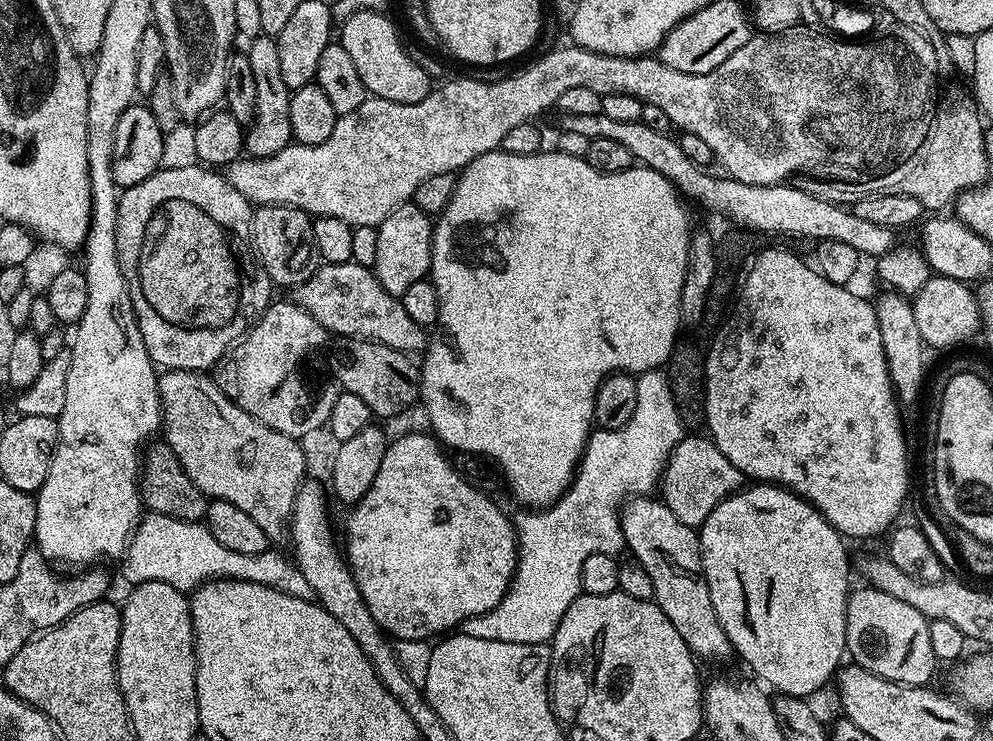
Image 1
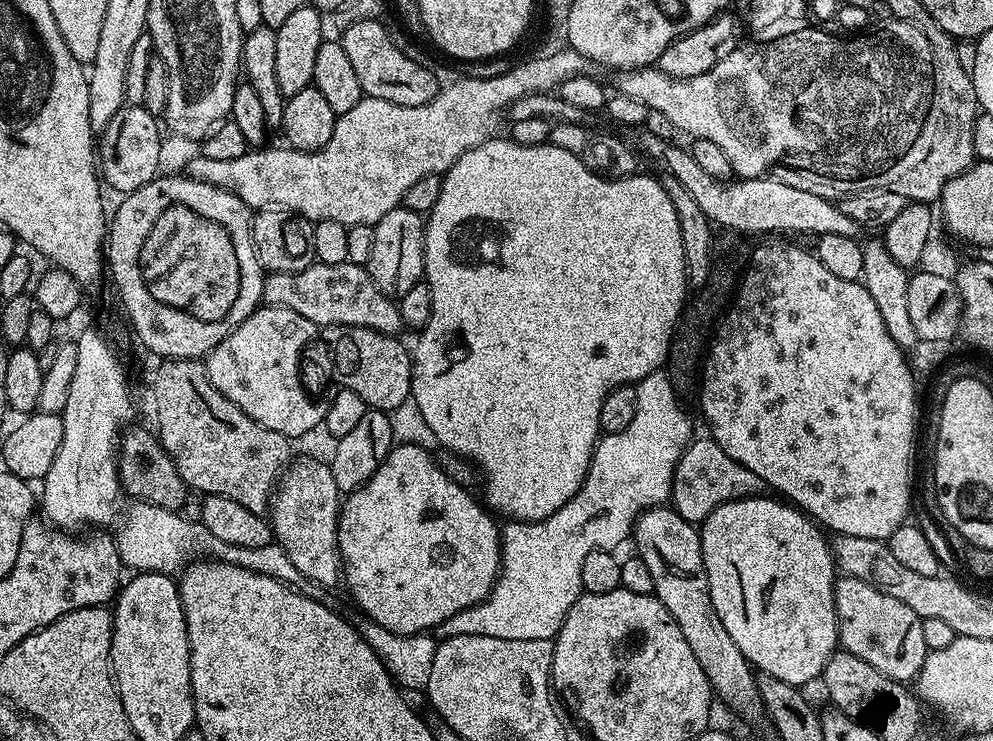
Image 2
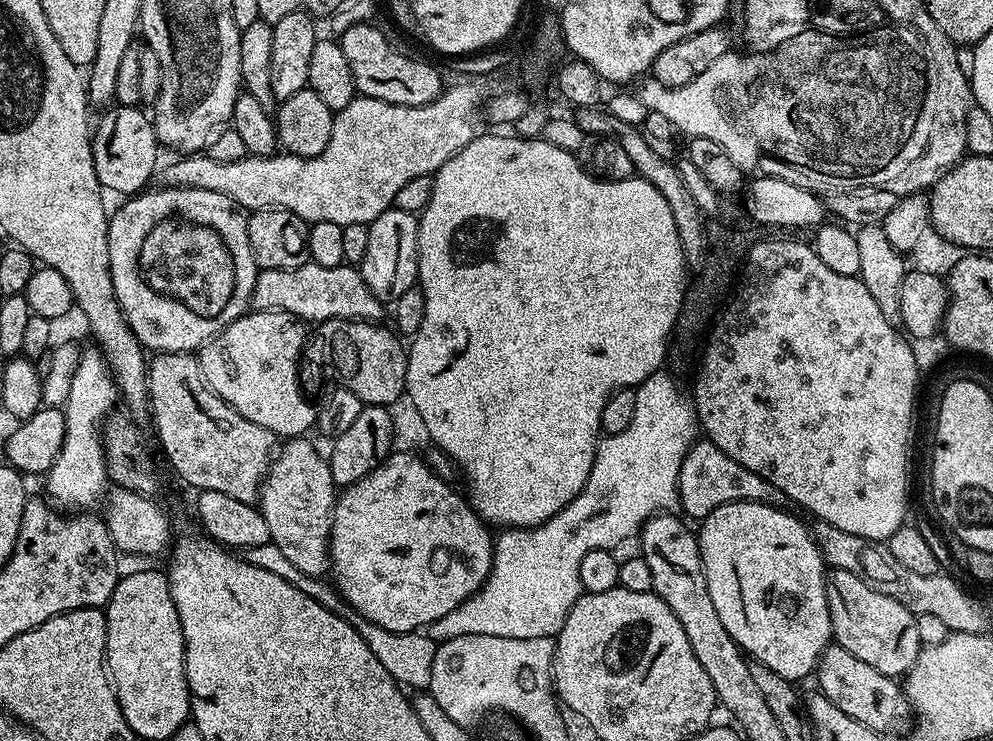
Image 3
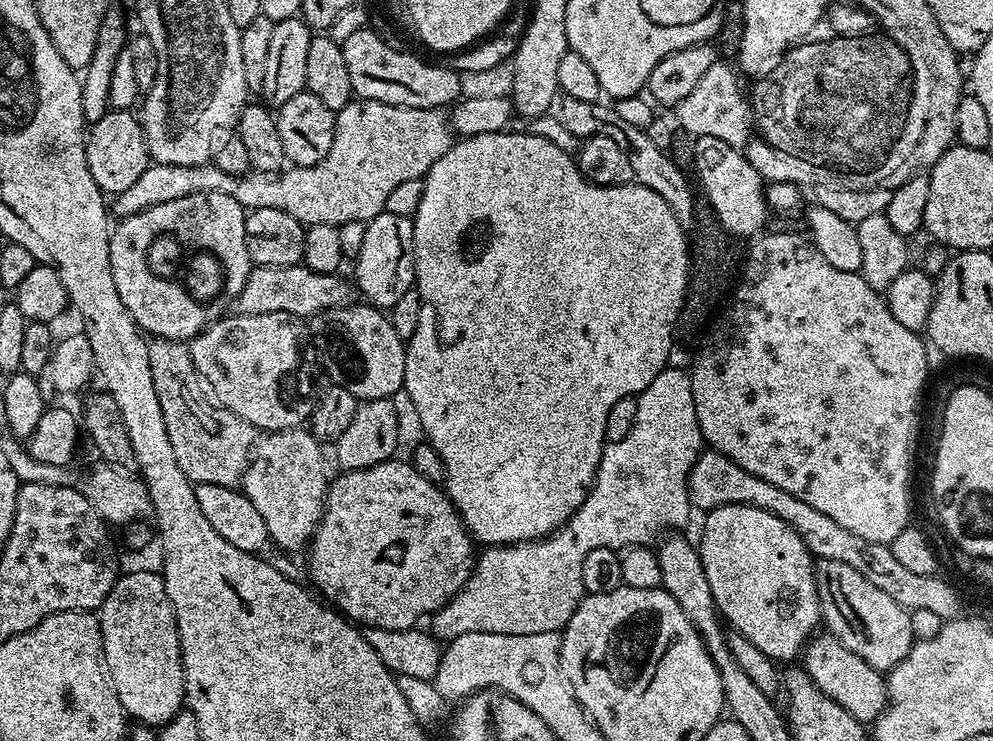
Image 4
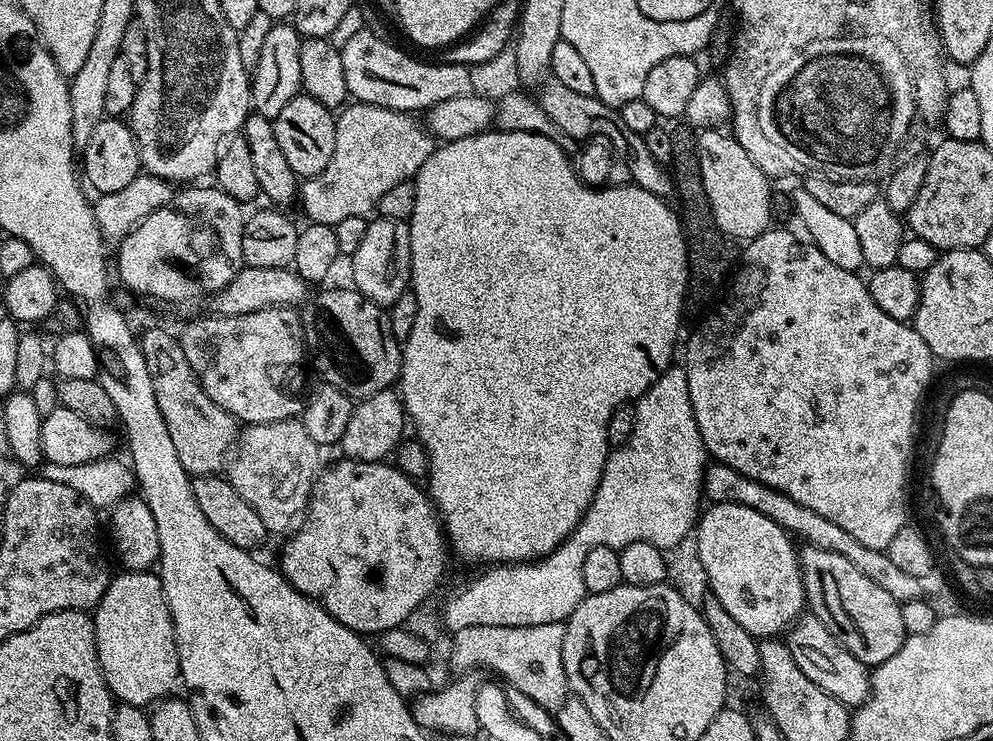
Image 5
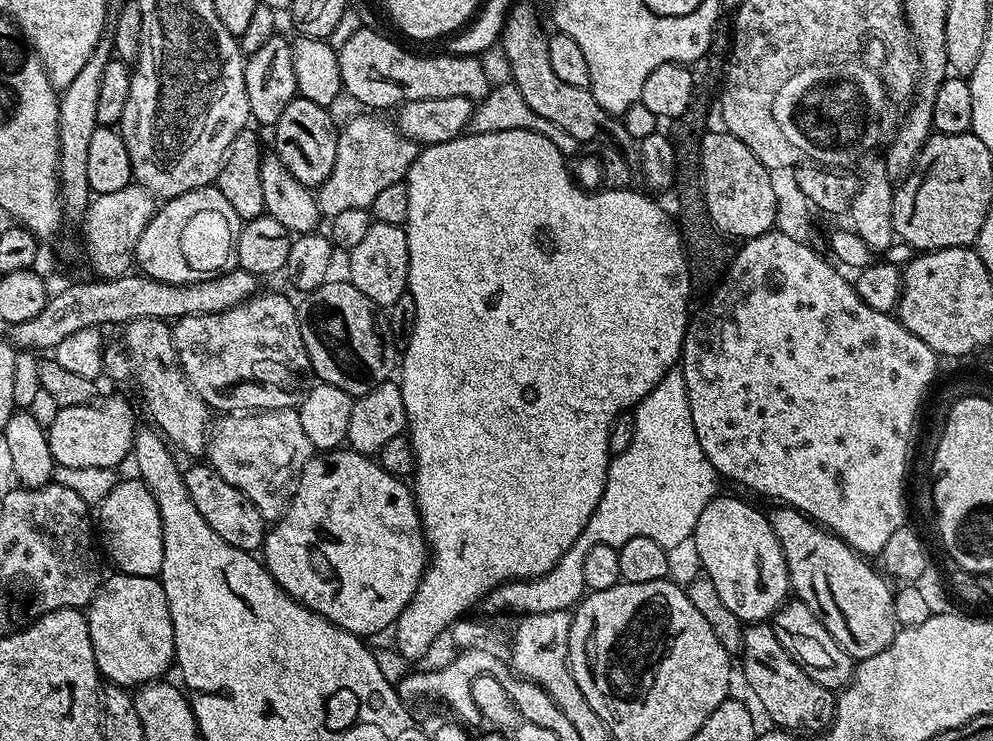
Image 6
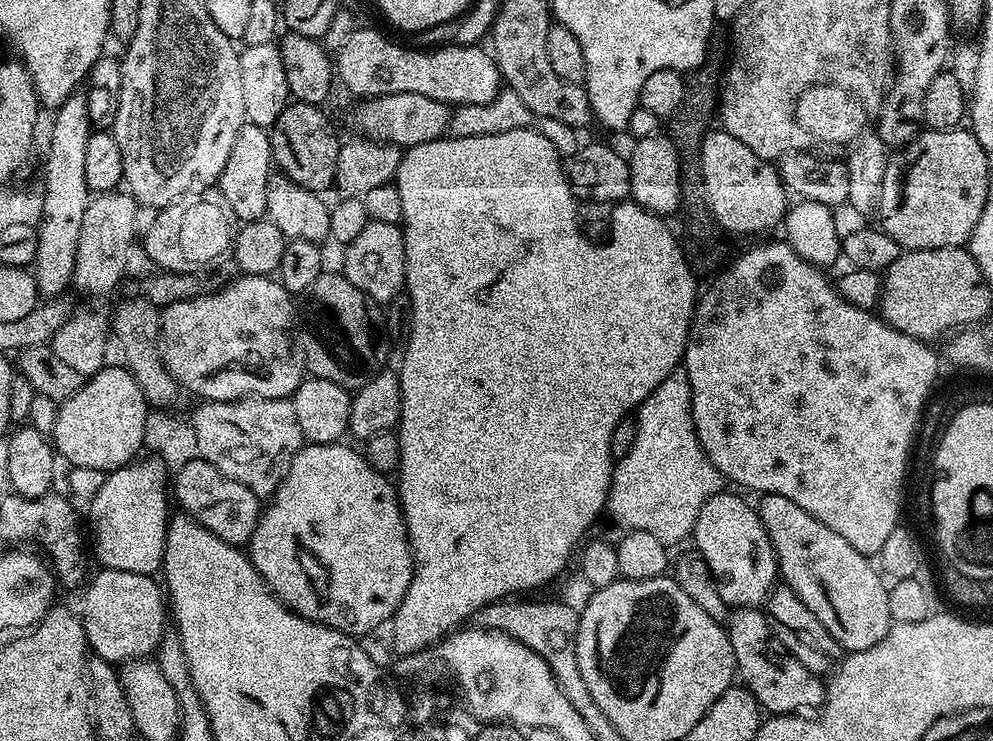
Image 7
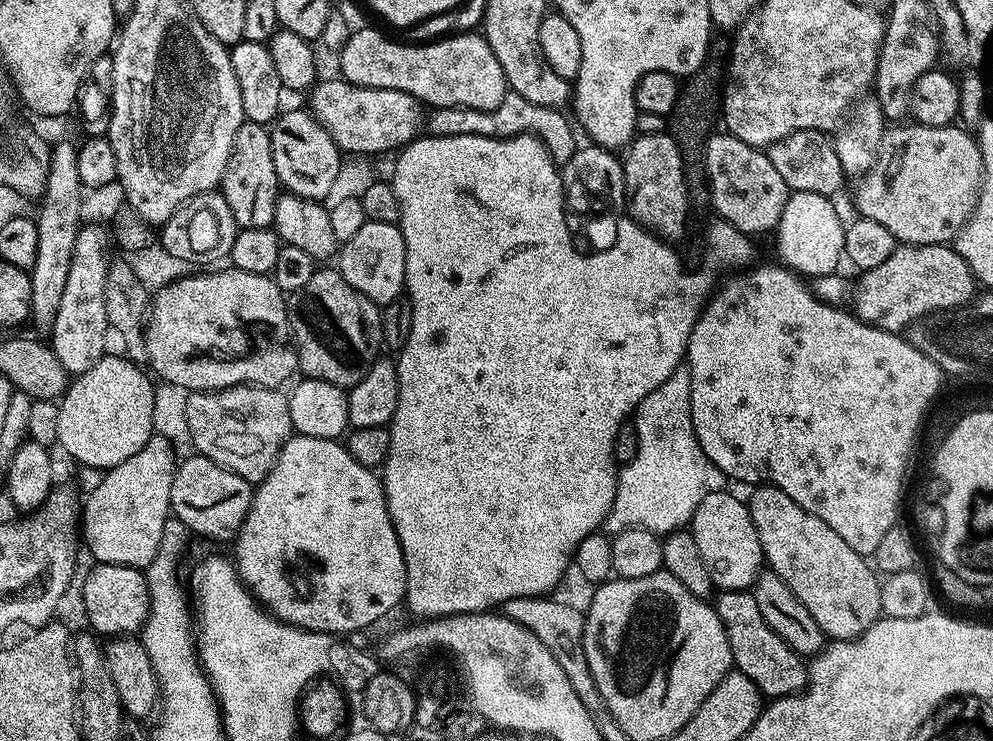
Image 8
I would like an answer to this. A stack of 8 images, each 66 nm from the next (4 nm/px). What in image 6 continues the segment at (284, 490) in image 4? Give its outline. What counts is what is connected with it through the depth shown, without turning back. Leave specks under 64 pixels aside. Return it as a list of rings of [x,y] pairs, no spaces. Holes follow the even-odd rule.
[[[295,407],[220,414],[206,432],[207,463],[230,486],[238,486],[268,522],[275,521],[286,504],[285,497],[276,495],[299,477],[300,469],[313,455],[312,443],[302,430],[302,418]]]

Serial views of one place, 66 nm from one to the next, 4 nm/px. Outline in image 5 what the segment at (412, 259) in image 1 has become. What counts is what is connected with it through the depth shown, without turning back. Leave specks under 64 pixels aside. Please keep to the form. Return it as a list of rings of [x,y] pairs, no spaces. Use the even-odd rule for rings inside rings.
[[[373,219],[368,225],[366,235],[358,250],[350,258],[352,280],[356,291],[370,298],[375,304],[393,304],[398,294],[409,291],[412,278],[412,259],[410,258],[410,230],[403,220]]]

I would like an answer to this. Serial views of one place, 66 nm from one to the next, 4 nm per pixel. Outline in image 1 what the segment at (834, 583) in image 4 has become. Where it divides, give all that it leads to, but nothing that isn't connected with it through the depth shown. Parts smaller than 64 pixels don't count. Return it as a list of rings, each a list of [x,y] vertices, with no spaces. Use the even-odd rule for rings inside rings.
[[[871,586],[849,591],[846,606],[846,649],[860,667],[899,684],[924,686],[936,672],[938,661],[930,646],[929,619],[899,598]]]

